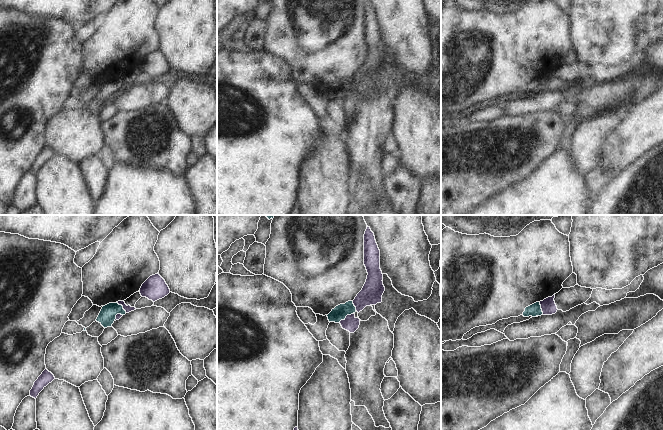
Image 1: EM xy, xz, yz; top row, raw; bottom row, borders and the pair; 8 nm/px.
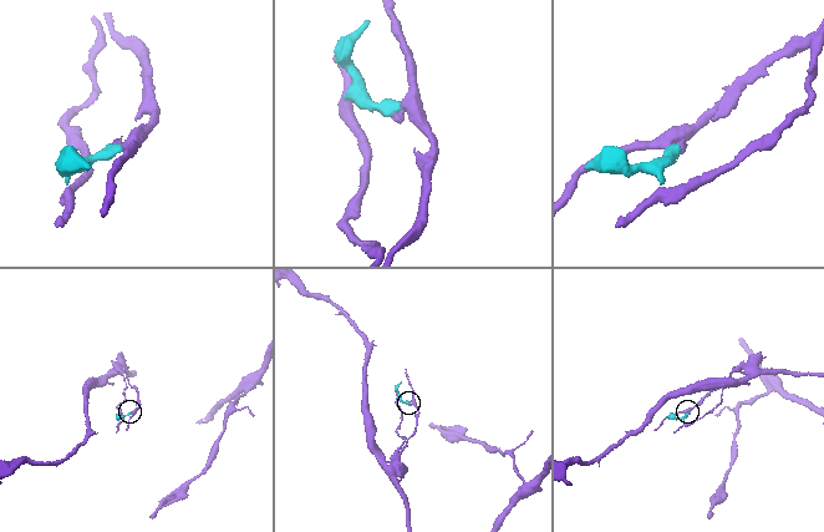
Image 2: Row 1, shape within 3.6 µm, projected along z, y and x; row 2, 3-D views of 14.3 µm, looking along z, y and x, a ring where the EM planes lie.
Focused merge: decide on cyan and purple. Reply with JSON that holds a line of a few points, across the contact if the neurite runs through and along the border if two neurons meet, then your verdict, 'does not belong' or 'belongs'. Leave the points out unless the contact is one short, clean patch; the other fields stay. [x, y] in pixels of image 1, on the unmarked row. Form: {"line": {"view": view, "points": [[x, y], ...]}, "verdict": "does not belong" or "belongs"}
{"line": {"view": "xz", "points": [[353, 88], [339, 98]]}, "verdict": "does not belong"}

